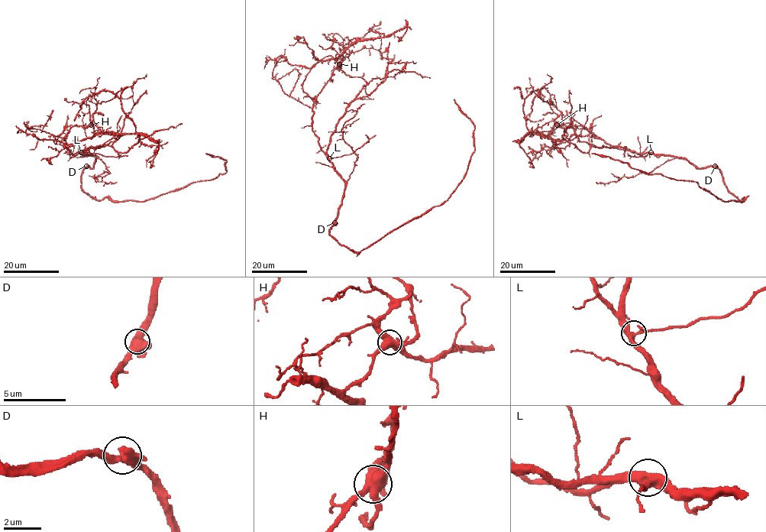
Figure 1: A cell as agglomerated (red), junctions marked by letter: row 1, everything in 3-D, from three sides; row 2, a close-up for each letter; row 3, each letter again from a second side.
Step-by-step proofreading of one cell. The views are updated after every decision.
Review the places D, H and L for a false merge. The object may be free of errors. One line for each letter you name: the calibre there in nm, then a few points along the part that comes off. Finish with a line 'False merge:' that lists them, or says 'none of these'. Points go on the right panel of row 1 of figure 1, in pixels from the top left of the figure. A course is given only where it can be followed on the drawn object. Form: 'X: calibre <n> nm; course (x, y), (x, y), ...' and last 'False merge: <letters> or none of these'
H: calibre 500 nm; course (557, 124), (547, 134), (529, 131), (523, 112), (524, 99), (537, 90), (539, 93), (534, 99), (527, 121)
False merge: H

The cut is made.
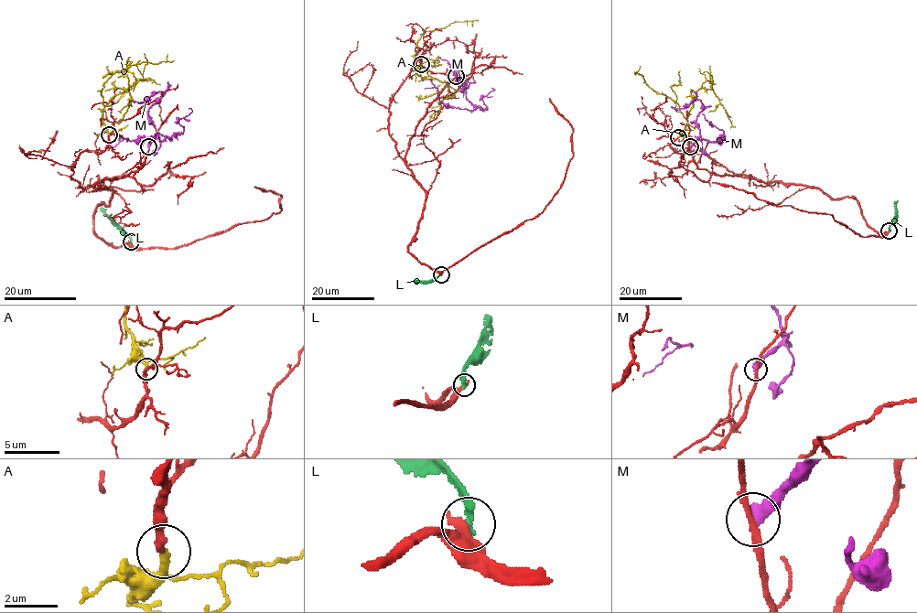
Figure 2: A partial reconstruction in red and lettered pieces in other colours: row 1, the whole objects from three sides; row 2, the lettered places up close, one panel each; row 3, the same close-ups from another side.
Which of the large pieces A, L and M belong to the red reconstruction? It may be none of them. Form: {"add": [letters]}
{"add": ["A"]}

